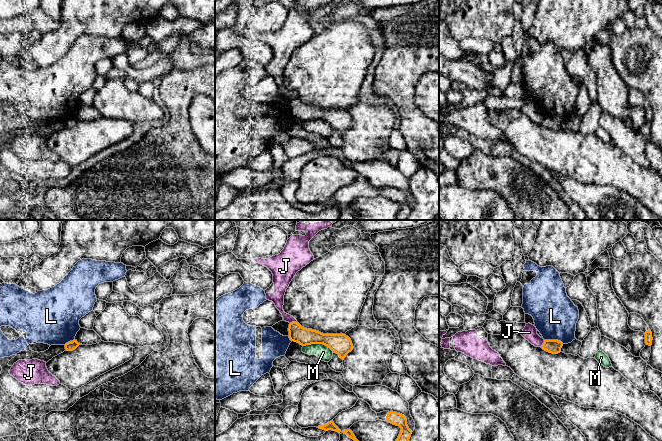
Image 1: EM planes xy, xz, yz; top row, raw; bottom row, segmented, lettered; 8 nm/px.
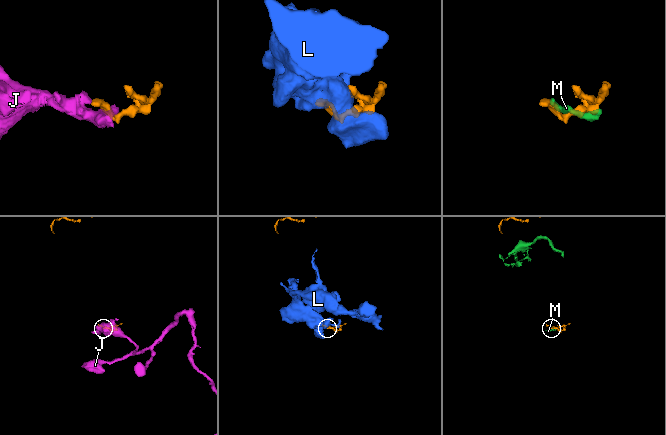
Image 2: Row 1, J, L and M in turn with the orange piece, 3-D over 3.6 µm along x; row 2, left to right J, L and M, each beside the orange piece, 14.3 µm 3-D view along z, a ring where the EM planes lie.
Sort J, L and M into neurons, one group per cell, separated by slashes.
J / L / M

